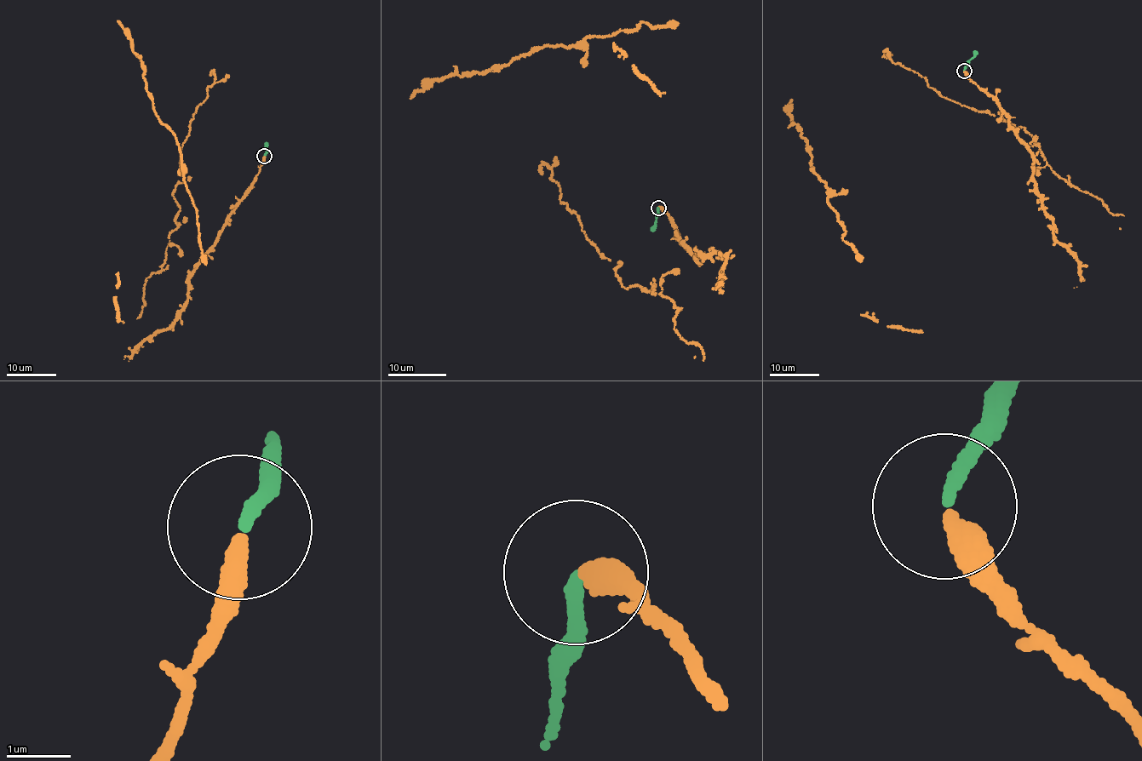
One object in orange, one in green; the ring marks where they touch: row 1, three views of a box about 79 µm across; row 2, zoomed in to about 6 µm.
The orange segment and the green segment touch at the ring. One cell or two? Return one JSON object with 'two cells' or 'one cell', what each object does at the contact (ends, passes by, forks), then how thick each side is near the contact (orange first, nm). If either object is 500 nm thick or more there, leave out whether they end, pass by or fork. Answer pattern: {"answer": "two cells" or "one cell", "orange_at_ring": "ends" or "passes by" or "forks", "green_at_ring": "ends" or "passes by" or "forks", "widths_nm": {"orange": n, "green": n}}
{"answer": "one cell", "orange_at_ring": "ends", "green_at_ring": "ends", "widths_nm": {"orange": 360, "green": 190}}

